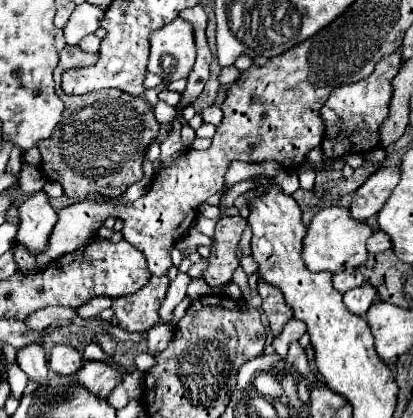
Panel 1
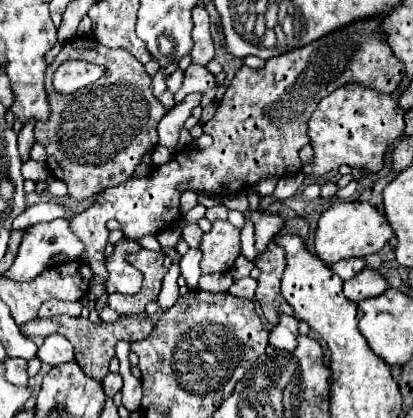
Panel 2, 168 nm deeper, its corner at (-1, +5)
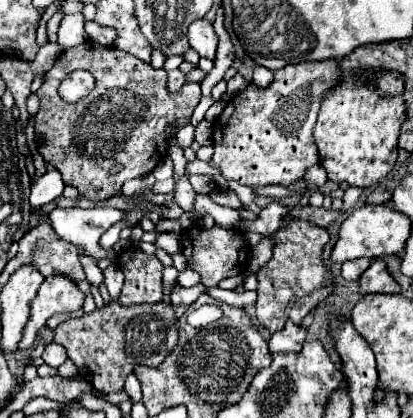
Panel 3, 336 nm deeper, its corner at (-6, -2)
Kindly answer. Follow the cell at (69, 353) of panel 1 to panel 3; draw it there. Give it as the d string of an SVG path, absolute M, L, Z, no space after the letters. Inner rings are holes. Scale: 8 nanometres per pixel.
M48 343L46 349L44 349L44 353L42 353L42 359L44 359L46 365L58 369L58 367L68 359L68 353L66 353L66 349L64 349L62 345L58 345L58 343Z

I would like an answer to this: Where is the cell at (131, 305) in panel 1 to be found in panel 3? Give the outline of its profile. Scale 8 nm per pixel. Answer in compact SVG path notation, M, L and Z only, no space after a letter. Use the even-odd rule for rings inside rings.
M128 247L120 253L118 267L126 277L122 295L118 299L124 307L162 301L164 265L154 255L146 255L136 247Z

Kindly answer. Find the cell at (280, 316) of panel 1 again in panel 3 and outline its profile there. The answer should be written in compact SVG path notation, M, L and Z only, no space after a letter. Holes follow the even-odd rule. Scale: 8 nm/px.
M292 219L288 225L274 233L276 245L272 259L256 273L258 275L258 301L256 301L256 317L270 331L276 333L284 327L286 319L294 323L302 323L302 319L310 313L312 307L322 303L332 293L330 269L322 263L322 247L328 243L326 229Z

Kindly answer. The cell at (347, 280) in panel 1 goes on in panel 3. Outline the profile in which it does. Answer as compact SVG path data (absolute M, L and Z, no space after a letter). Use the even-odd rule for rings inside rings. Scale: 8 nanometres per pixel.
M354 259L354 261L342 263L342 277L346 281L358 281L360 275L370 267L370 263L372 263L372 259L358 259L358 261Z

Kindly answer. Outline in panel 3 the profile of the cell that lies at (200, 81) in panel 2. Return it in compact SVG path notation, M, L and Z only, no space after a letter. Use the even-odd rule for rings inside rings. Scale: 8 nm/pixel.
M92 39L70 51L62 51L54 67L46 73L44 85L36 91L40 97L40 111L34 117L38 153L46 163L54 165L62 173L64 183L76 187L82 197L102 203L118 195L124 181L148 175L164 159L166 125L176 123L184 127L200 103L200 83L186 83L178 95L170 95L166 77L164 69L152 69L152 65L142 63L134 55ZM76 69L90 71L96 79L96 87L80 101L66 103L56 89L60 81ZM116 163L122 165L122 171L110 175Z

